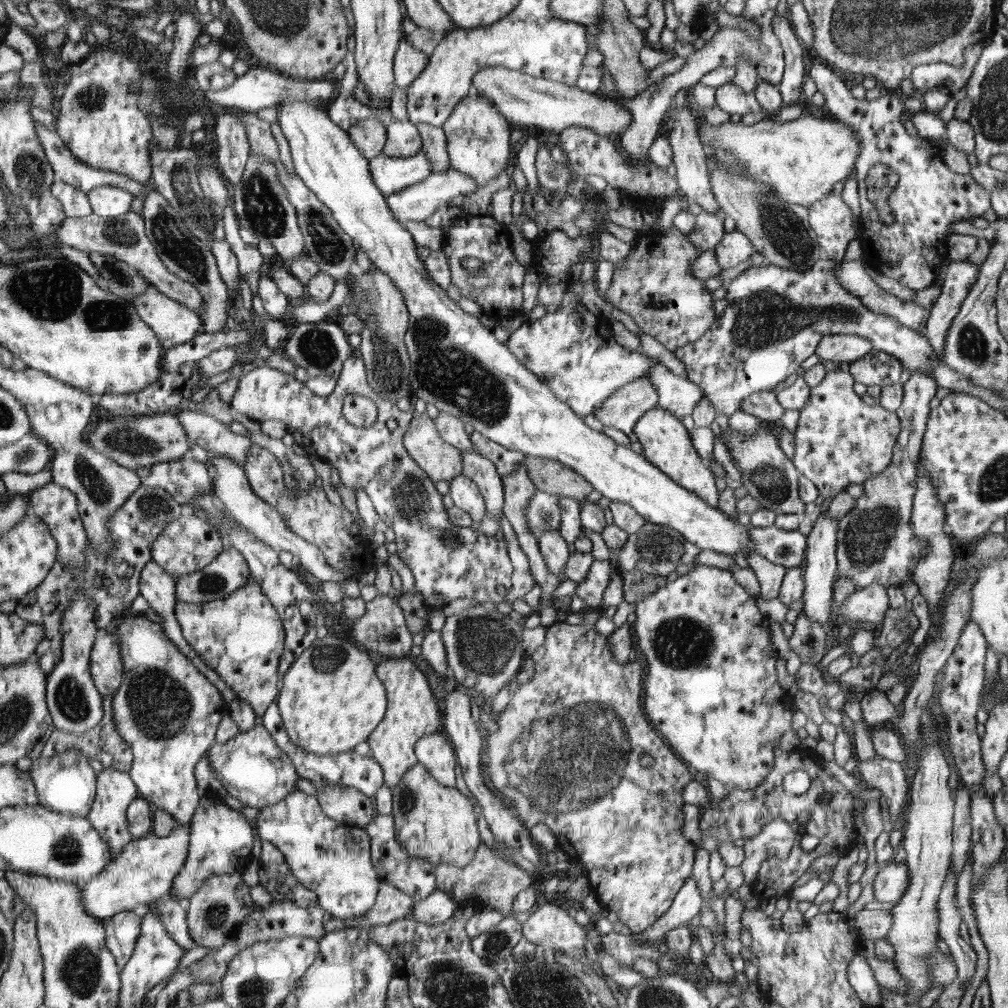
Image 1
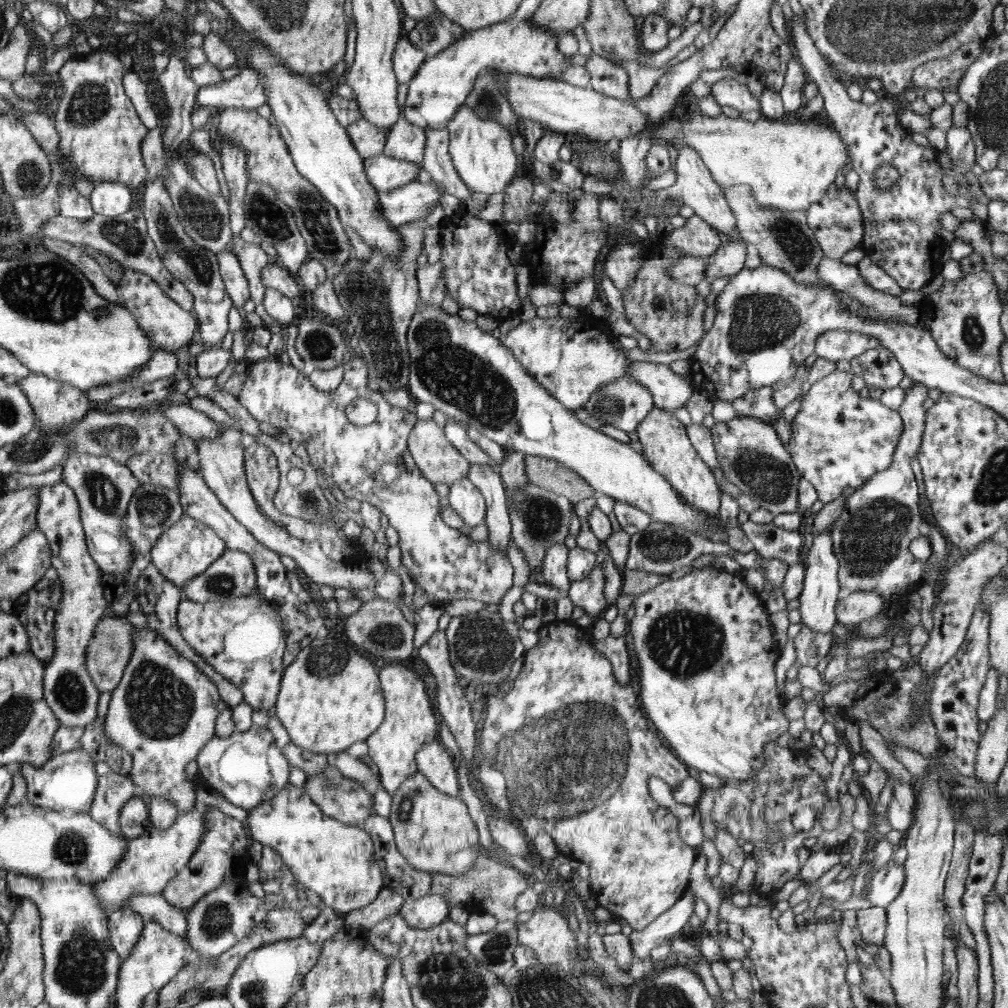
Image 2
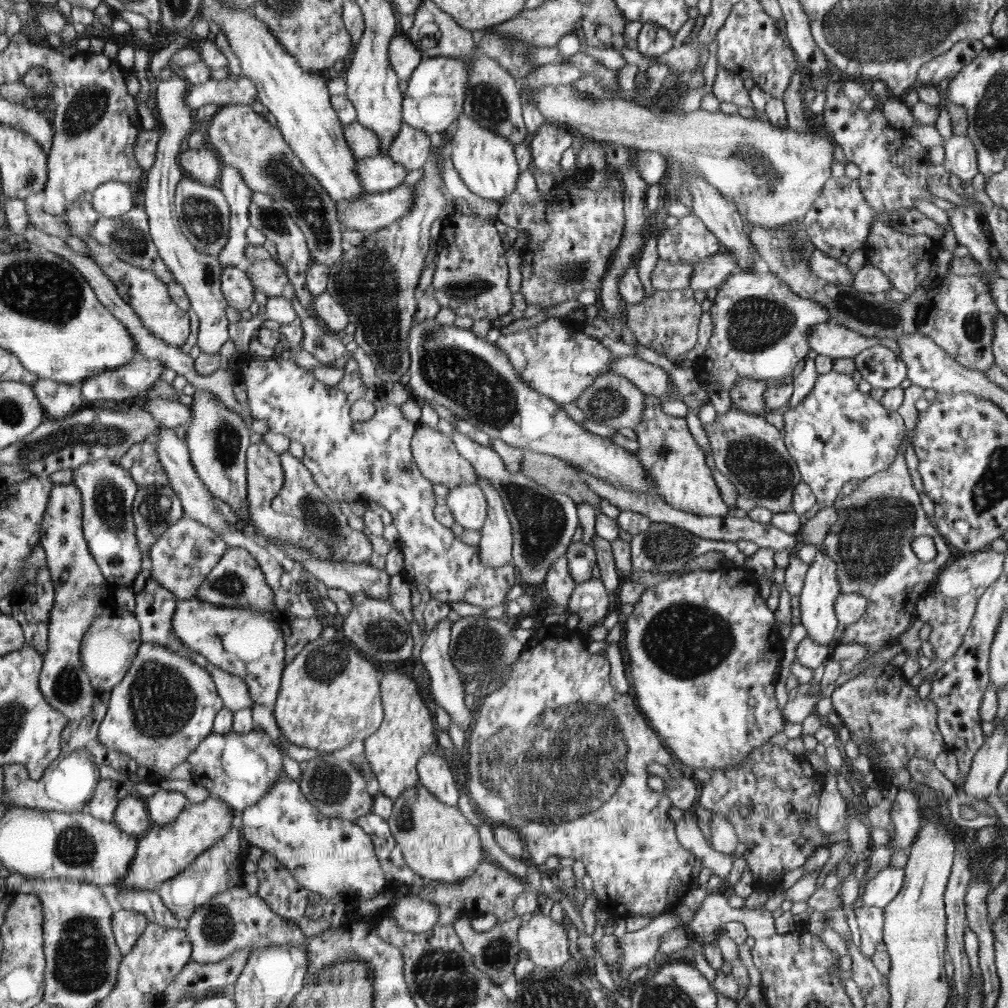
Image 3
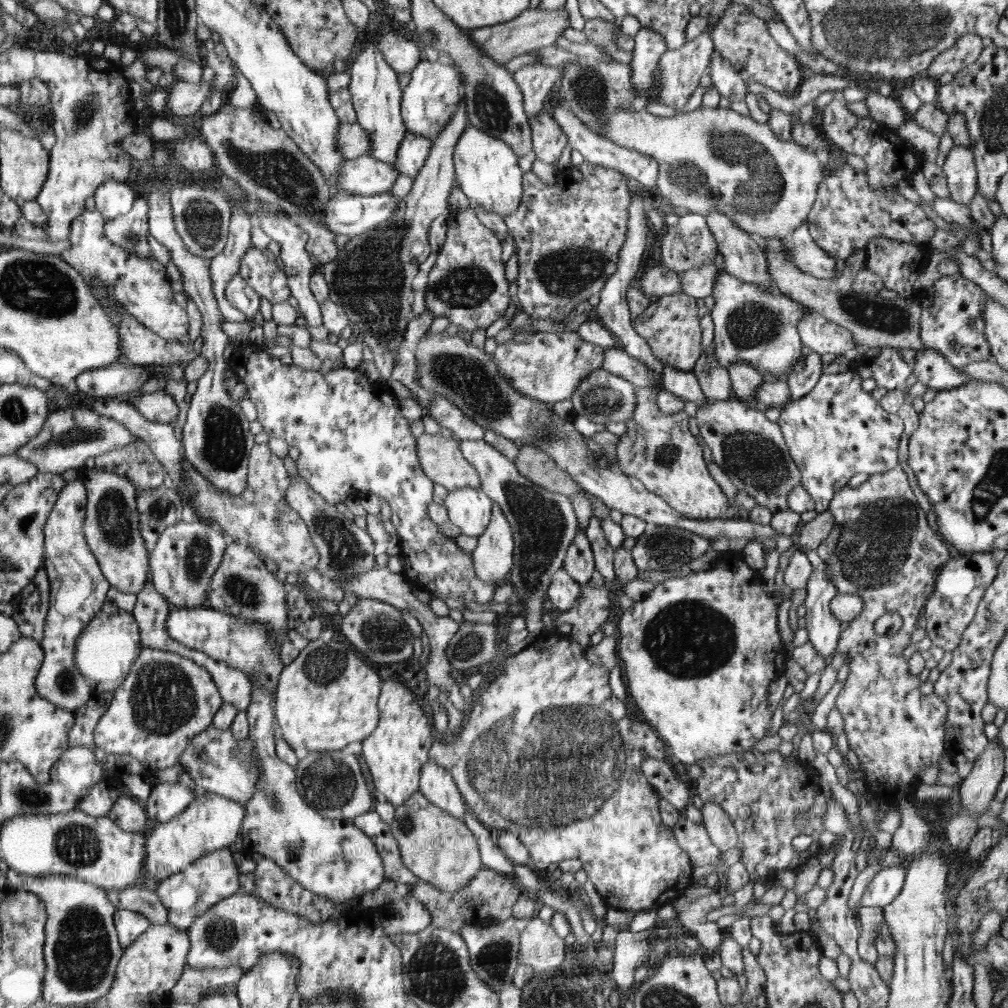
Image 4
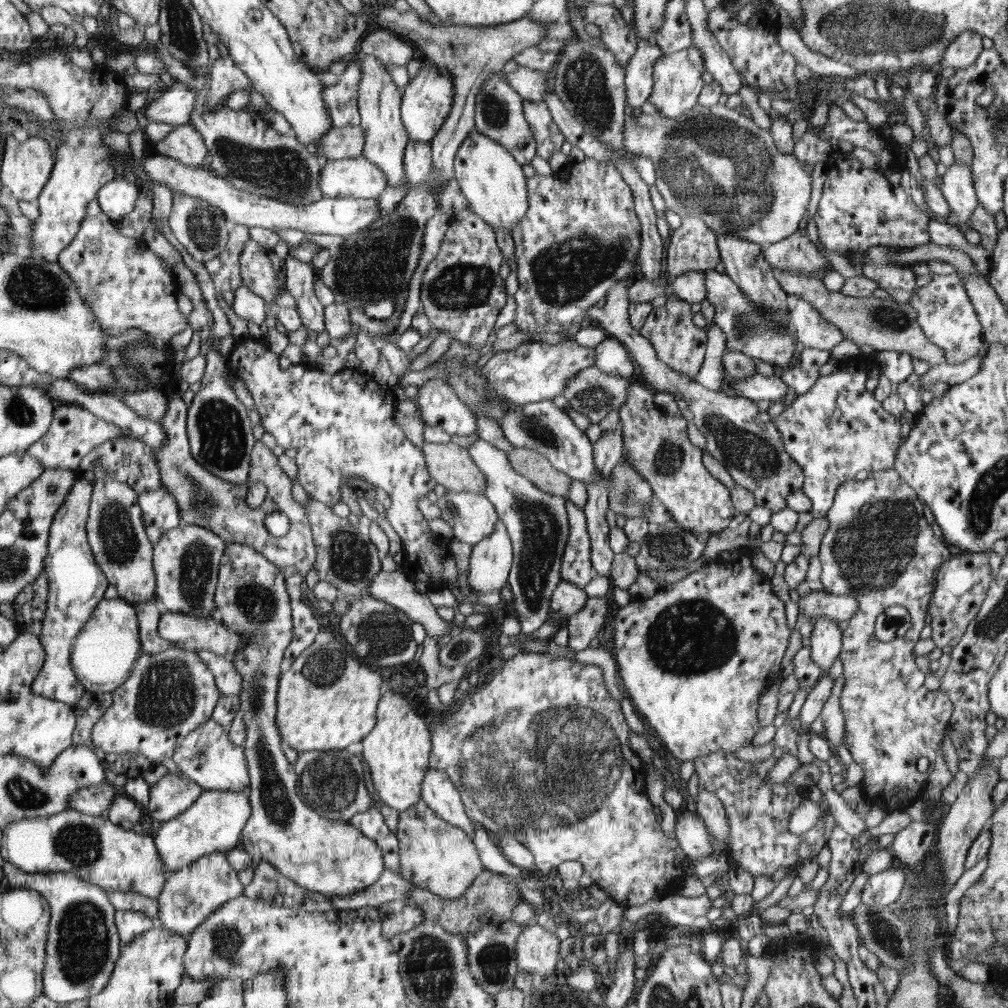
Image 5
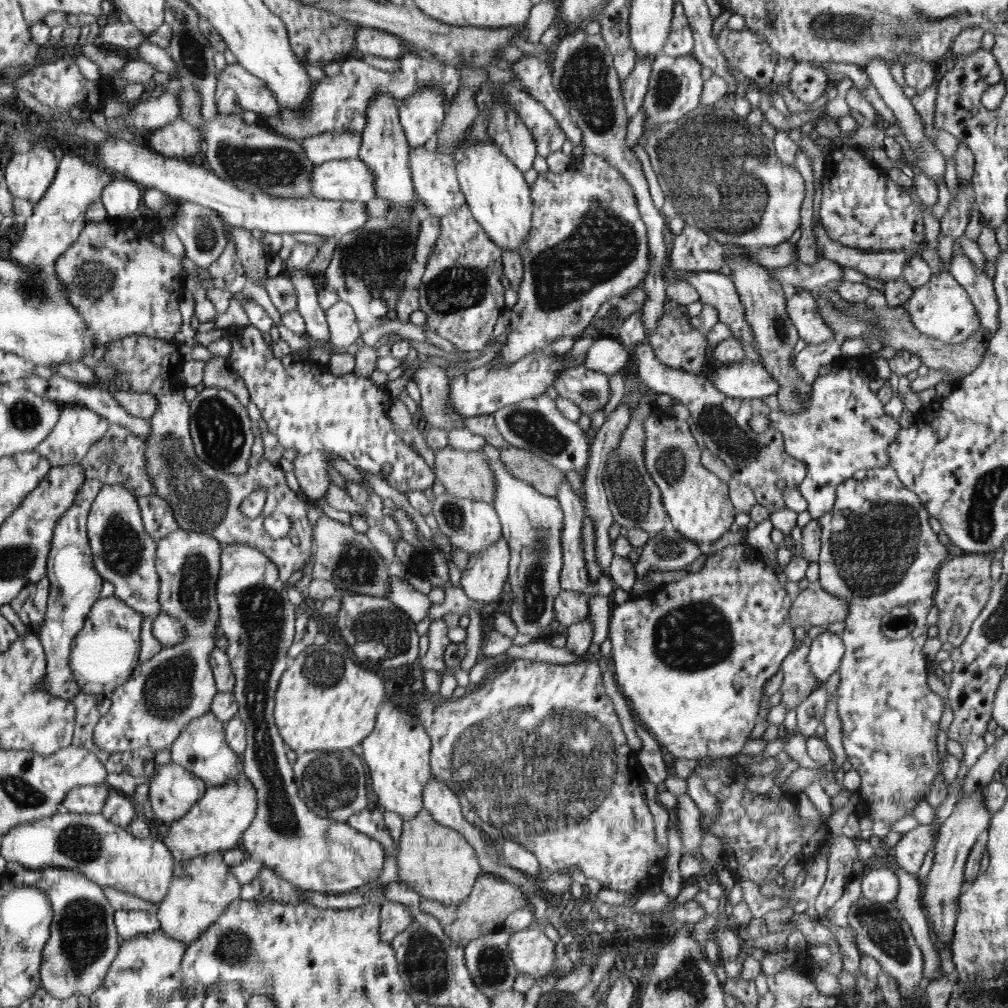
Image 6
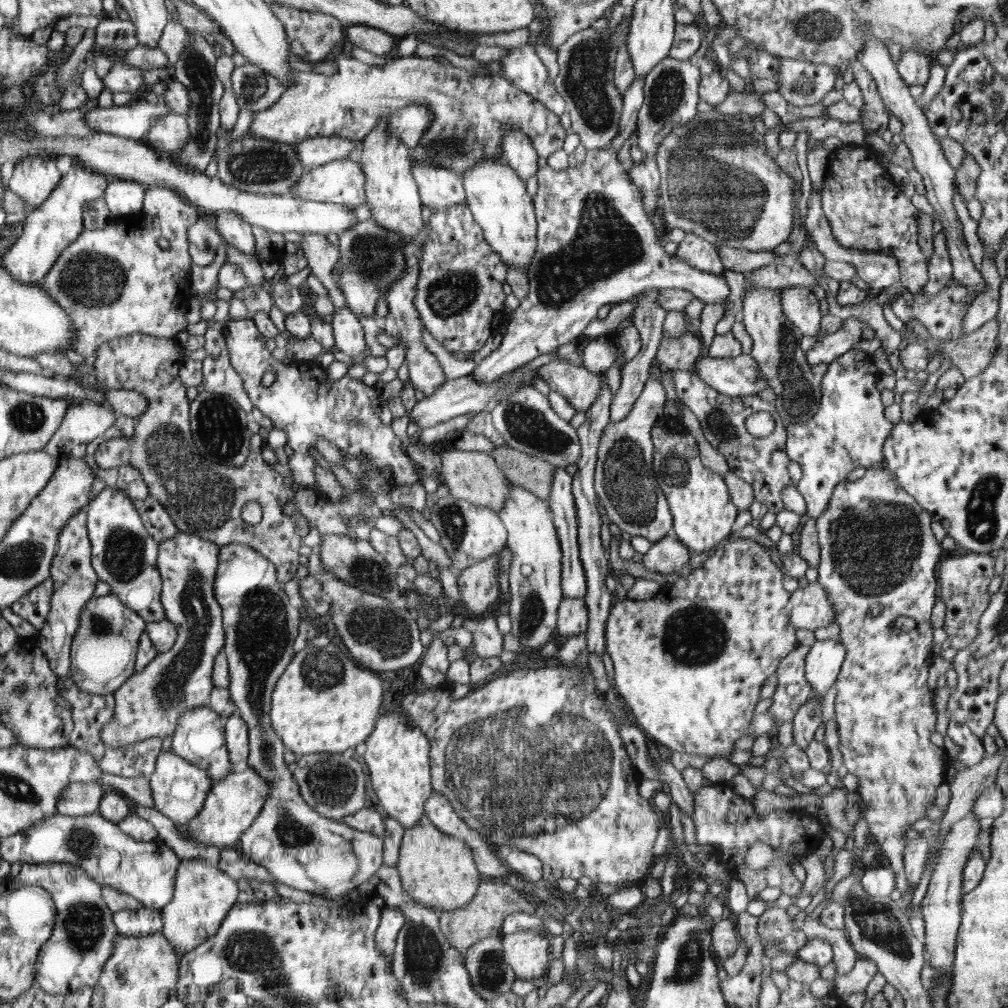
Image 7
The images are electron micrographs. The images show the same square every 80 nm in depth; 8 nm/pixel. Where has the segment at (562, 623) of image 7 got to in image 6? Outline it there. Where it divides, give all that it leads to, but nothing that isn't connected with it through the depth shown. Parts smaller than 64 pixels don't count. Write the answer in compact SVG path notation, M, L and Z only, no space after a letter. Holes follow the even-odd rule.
M563 590L556 597L556 620L566 628L584 622L589 615L589 597L586 593Z

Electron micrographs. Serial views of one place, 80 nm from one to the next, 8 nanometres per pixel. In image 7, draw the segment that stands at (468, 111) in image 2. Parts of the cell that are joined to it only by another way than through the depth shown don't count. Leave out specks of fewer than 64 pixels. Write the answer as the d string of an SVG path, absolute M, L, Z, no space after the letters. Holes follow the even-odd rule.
M484 158L462 176L462 182L464 191L467 192L466 204L475 222L482 227L485 238L500 254L503 263L508 264L508 268L522 270L524 274L530 273L531 256L536 250L539 222L534 218L532 198L528 196L520 175L516 174L504 159Z

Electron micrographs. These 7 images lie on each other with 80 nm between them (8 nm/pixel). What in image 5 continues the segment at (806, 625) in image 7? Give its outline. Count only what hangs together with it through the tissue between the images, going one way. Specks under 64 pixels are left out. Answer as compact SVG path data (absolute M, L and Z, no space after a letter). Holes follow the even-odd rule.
M814 590L798 602L798 614L807 615L812 622L826 618L832 622L850 621L858 611L858 601L852 595L834 595Z

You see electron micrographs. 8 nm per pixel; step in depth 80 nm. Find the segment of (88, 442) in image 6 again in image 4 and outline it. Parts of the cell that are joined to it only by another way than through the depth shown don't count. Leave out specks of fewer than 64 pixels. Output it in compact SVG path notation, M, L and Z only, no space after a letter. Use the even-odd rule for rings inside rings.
M86 406L52 411L46 426L40 434L32 437L26 446L19 446L14 455L28 462L35 463L39 472L63 473L73 468L80 471L87 460L102 456L111 450L120 450L127 444L135 442L139 436L132 434L121 422L108 416L98 416Z

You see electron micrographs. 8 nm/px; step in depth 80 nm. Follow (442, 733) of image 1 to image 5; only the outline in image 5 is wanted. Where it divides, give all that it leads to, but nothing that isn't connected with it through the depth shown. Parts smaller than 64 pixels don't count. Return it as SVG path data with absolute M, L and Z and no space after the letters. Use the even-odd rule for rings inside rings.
M435 768L427 770L422 782L421 799L435 810L440 818L464 829L473 838L475 823L466 816L460 795L446 771Z

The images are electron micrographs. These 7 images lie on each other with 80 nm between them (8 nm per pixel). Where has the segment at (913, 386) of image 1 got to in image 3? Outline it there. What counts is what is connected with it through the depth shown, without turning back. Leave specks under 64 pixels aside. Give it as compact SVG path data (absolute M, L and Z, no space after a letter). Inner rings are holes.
M904 438L897 457L886 470L859 481L852 494L837 497L834 506L839 517L818 546L837 562L836 578L841 592L858 593L869 600L862 618L844 630L839 644L866 646L870 656L900 642L900 636L916 618L917 602L932 596L930 588L936 576L951 560L947 540L930 523L912 485L904 460L906 446ZM918 536L932 536L937 556L931 562L920 561L912 551L912 541Z

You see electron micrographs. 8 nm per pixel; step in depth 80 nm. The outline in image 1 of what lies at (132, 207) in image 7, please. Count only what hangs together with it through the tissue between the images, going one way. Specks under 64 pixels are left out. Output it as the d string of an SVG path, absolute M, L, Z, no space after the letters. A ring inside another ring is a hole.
M109 184L98 186L87 194L93 214L100 217L114 217L130 213L134 196Z

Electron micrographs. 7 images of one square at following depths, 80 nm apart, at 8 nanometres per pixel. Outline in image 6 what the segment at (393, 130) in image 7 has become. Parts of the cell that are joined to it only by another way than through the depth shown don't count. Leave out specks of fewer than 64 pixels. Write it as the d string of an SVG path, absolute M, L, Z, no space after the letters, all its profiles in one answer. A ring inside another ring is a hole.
M424 87L399 104L399 121L411 148L430 145L446 120L447 104L438 87Z

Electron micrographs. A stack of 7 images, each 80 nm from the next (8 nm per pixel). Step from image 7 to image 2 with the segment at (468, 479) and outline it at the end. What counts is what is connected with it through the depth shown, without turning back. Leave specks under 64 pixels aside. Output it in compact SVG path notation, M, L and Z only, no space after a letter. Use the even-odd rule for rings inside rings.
M433 420L416 422L408 438L408 447L419 469L433 483L450 486L470 472L470 460L452 446L443 428Z

